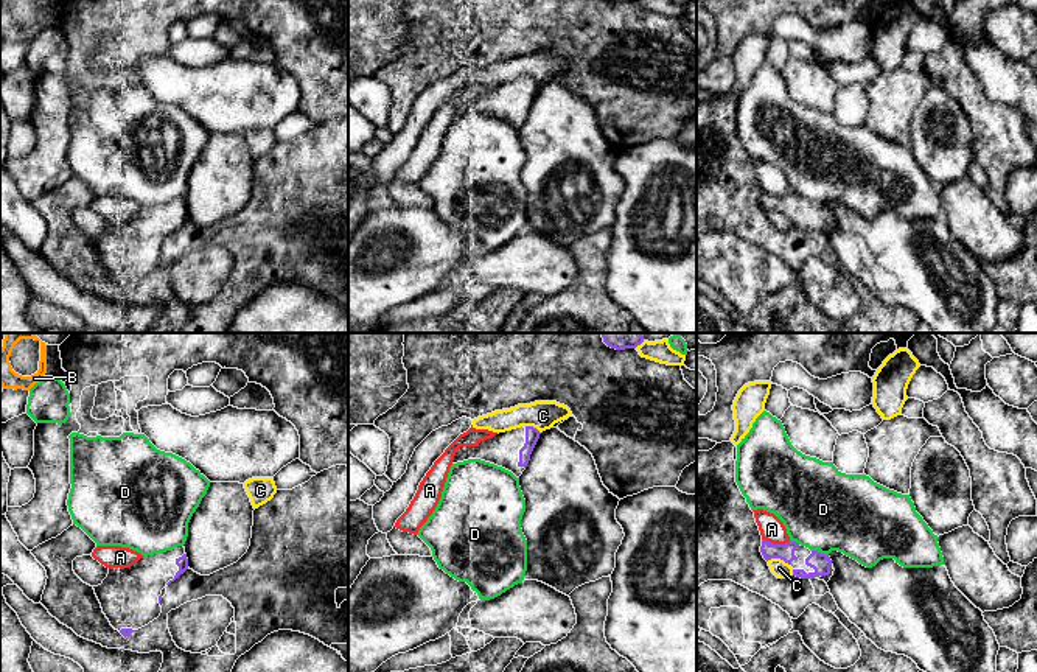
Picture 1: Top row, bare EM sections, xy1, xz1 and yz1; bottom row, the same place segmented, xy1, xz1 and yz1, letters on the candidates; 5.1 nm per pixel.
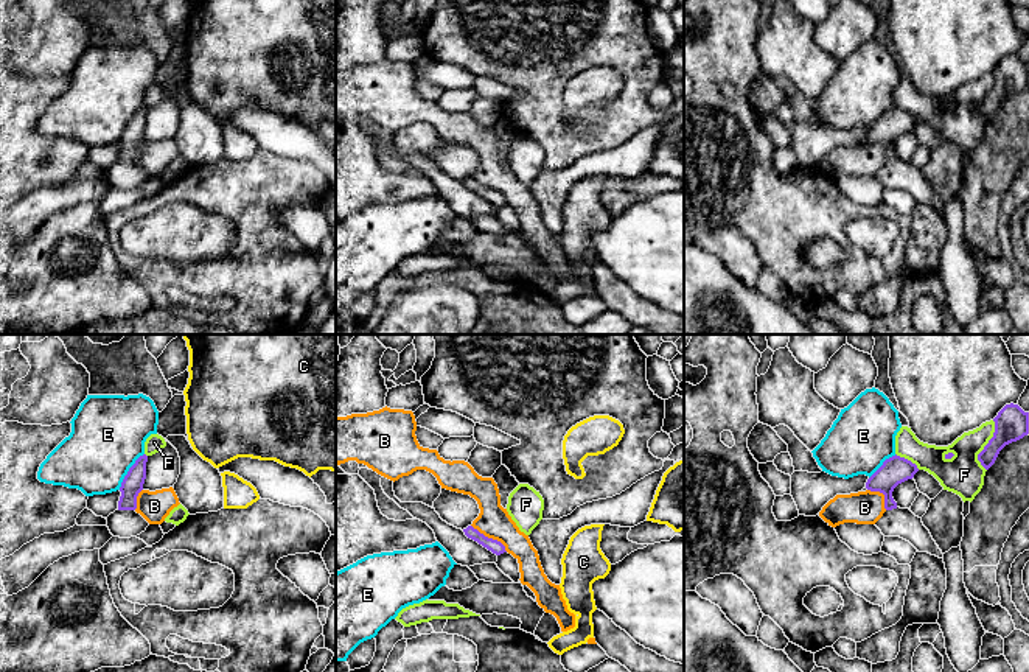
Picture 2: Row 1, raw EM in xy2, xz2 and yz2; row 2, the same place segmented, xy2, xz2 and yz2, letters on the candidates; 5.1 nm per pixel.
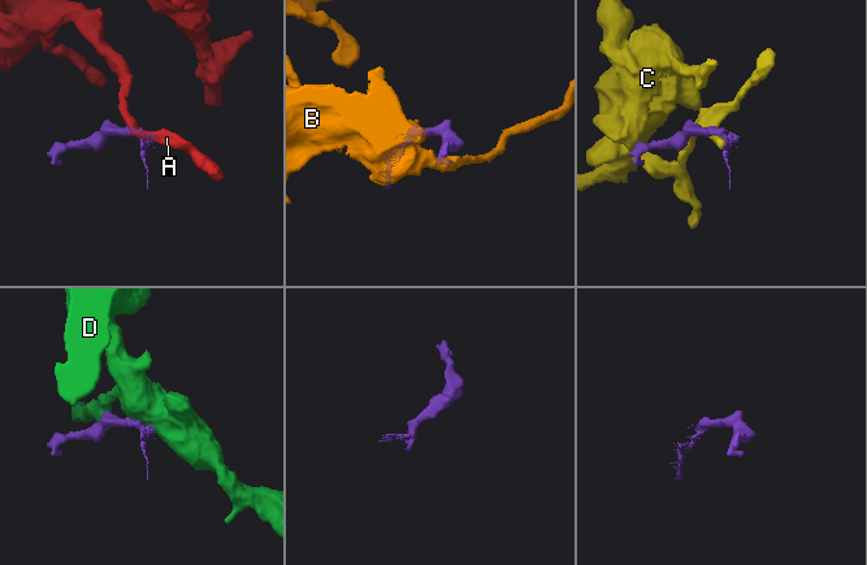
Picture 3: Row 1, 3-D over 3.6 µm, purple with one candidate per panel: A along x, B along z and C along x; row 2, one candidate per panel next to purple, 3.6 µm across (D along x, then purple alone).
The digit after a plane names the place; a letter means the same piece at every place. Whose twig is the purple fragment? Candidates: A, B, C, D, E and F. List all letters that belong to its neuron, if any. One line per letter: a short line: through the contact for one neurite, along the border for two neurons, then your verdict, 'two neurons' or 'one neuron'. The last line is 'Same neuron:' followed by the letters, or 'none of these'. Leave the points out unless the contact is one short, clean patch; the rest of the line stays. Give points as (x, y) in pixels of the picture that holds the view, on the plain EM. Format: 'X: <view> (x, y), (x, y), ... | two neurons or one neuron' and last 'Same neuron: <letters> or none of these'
A: yz1 (762, 190), (771, 195), (789, 193) | two neurons
B: xz2 (471, 176), (485, 187), (496, 190), (507, 202) | two neurons
C: two neurons
D: yz1 (812, 201), (827, 207) | two neurons
E: xy2 (143, 104), (129, 120), (118, 140) | two neurons
F: two neurons
Same neuron: none of these

